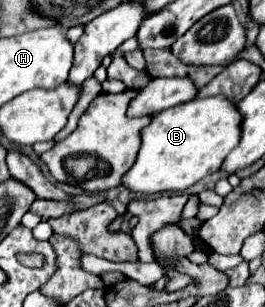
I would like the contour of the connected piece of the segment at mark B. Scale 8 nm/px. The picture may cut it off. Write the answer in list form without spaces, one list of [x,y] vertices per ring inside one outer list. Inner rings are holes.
[[[216,95],[180,103],[154,115],[152,123],[142,129],[142,147],[132,169],[122,175],[122,187],[142,195],[186,191],[206,175],[216,173],[238,139],[238,109],[226,97]]]

